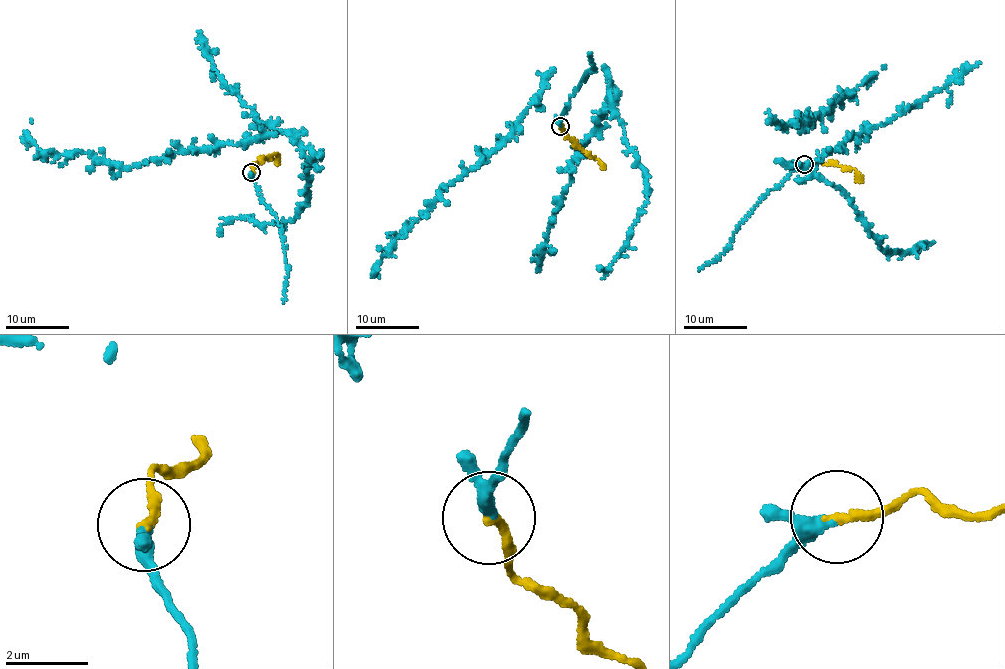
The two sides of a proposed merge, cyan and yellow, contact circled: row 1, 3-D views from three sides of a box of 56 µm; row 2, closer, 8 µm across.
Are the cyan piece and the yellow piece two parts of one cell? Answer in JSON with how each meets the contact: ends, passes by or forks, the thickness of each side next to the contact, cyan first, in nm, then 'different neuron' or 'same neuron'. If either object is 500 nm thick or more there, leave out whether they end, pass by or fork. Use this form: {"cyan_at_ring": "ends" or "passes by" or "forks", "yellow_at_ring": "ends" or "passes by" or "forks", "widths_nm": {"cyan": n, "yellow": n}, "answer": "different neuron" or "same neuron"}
{"cyan_at_ring": "passes by", "yellow_at_ring": "ends", "widths_nm": {"cyan": 240, "yellow": 240}, "answer": "same neuron"}

